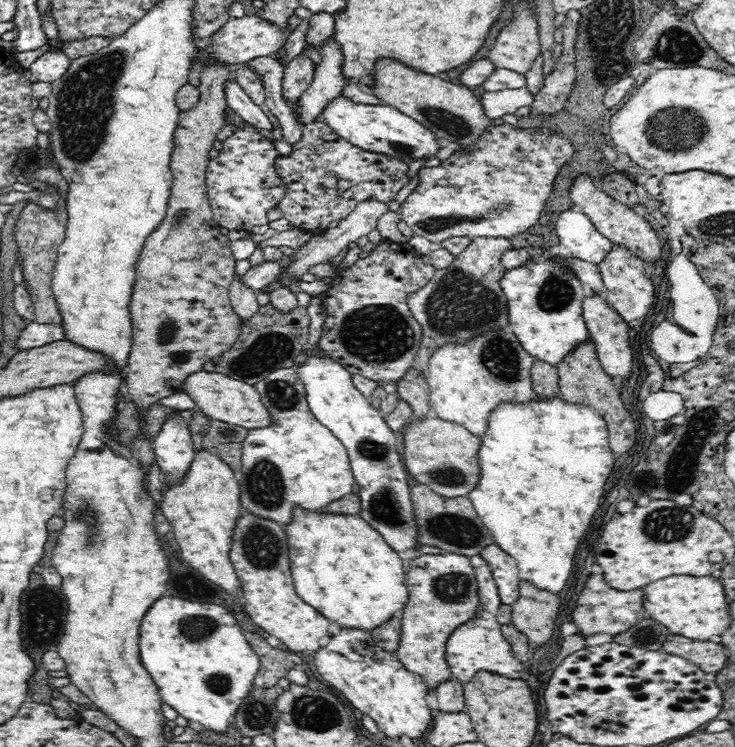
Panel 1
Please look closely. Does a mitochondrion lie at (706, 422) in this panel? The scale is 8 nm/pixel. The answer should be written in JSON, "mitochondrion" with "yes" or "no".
{"mitochondrion":"no"}

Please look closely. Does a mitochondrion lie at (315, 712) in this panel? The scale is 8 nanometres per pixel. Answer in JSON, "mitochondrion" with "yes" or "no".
{"mitochondrion":"yes"}

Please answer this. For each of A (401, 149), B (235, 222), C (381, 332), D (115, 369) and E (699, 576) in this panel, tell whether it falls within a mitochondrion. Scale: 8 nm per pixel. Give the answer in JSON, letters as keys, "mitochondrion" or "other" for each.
{"A":"mitochondrion","B":"other","C":"mitochondrion","D":"other","E":"other"}

